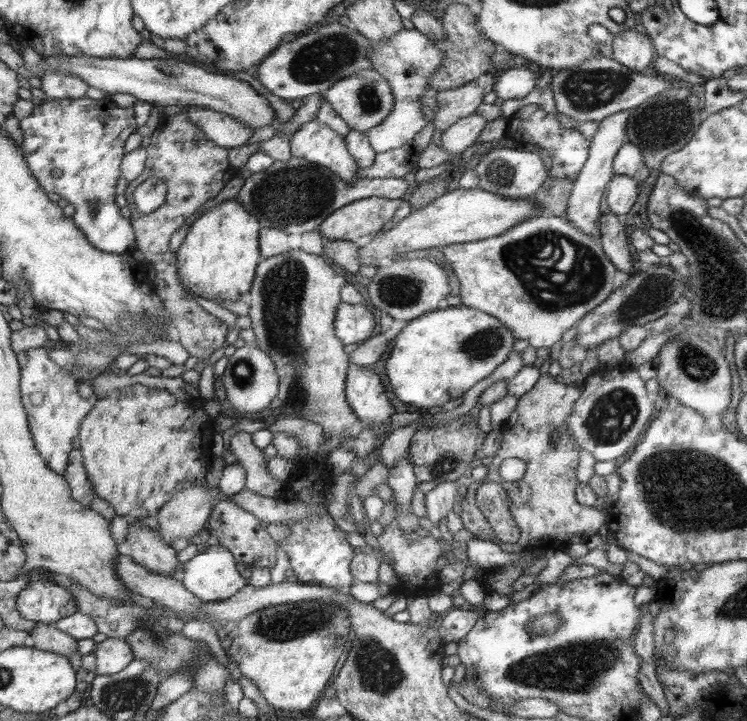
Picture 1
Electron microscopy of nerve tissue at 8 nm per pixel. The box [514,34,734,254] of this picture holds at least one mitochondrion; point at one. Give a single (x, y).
(663, 124)

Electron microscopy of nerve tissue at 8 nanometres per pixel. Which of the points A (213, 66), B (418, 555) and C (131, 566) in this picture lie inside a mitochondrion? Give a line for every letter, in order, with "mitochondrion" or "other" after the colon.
A: other
B: mitochondrion
C: other

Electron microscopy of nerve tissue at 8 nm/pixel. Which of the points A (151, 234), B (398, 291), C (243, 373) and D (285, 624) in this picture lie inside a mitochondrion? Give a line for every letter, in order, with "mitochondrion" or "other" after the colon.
A: other
B: mitochondrion
C: mitochondrion
D: mitochondrion

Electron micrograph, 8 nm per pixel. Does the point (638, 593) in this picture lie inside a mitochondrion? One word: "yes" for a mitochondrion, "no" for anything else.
no

